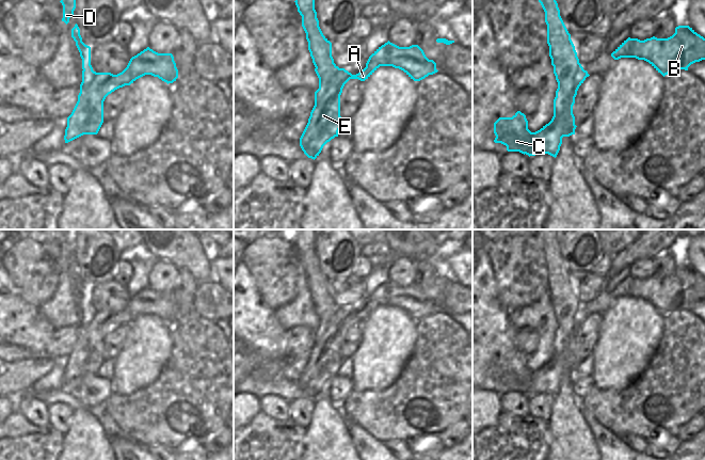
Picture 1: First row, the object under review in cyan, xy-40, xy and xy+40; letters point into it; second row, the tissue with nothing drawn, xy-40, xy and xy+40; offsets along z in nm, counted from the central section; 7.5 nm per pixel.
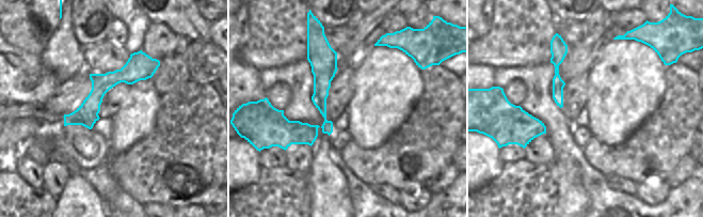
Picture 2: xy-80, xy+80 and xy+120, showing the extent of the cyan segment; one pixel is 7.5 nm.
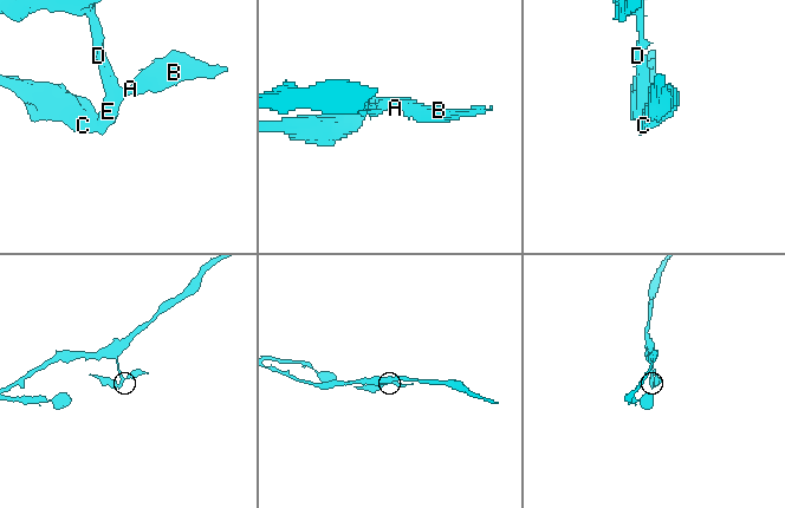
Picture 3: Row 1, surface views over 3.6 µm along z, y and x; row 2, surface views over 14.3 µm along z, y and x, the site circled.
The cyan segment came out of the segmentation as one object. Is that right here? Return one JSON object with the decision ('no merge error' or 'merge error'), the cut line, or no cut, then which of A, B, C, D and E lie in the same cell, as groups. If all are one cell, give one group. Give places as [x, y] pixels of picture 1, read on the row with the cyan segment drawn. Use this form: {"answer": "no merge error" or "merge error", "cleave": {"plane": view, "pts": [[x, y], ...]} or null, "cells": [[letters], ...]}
{"answer": "merge error", "cleave": {"plane": "xy+40", "pts": [[554, 65], [560, 65], [566, 70], [577, 70], [581, 66]]}, "cells": [["A", "B", "C", "E"], ["D"]]}

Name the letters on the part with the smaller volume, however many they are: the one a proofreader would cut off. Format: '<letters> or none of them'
A, B, C, E

